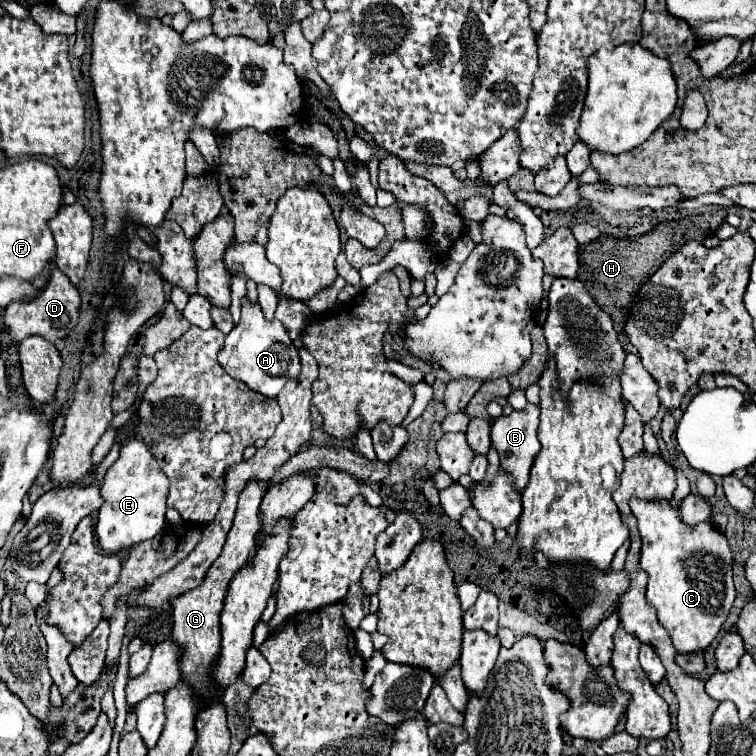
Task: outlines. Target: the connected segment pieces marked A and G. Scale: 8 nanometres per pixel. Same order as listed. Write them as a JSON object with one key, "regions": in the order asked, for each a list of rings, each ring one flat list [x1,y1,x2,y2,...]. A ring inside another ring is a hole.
{"regions":[[[244,297,240,323,226,335,224,347,218,353,218,363,230,377,246,383,252,391,276,397,286,381,298,375,298,349,292,345,280,321,266,321,258,305,250,305]],[[258,479,248,481,248,485,242,491,242,497,238,501,236,517,234,517,232,529,226,537,220,557,212,563,204,581,196,589,190,589,172,599,172,615,174,615,172,637,178,643,182,643,182,647,184,647,184,655,180,657,182,677,184,677,184,681,190,681,190,685,194,685,194,689,198,689,200,693,216,691,210,681,210,669,214,665,214,659,218,657,218,647,220,647,220,613,224,607,226,593,228,593,228,583,234,579,238,569,242,569,250,561,250,553,256,549,254,537,258,533,258,505,260,505,264,493,266,493,266,487,262,487,262,483]]]}

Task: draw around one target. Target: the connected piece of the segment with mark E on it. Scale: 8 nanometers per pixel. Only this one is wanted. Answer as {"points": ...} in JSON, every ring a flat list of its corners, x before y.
{"points":[[132,439,130,443,126,443,120,449,120,457,108,469,108,473,104,477,104,487,100,491,104,503,100,507,98,525,96,525,98,543,100,543,104,553,120,553,124,549,130,549,130,547,134,547,134,545,138,545,146,539,156,537,166,527,166,489,168,489,168,481,166,481,166,475,160,471,158,465,156,465,156,469,152,469,152,461,154,461,154,457,146,449,146,445,142,445,138,439]]}

